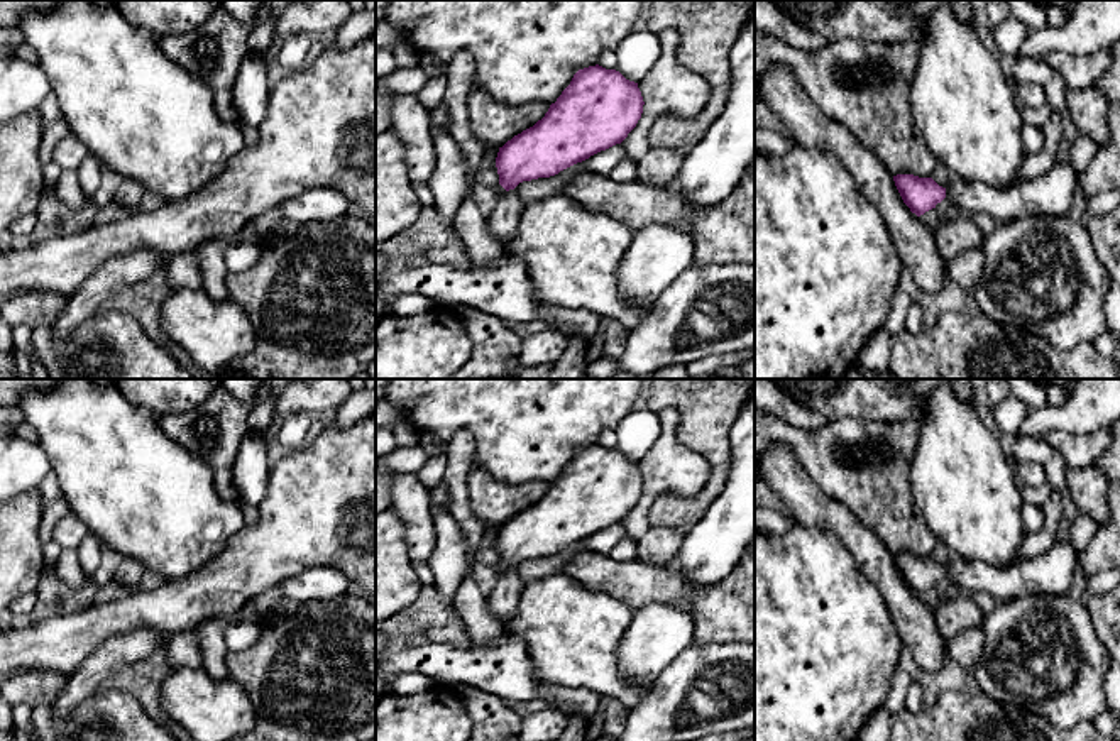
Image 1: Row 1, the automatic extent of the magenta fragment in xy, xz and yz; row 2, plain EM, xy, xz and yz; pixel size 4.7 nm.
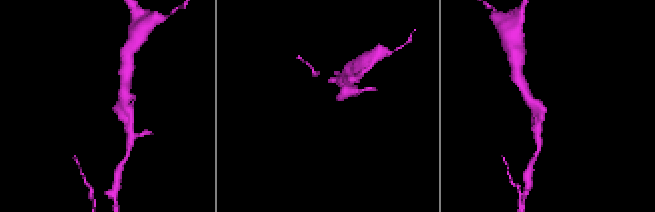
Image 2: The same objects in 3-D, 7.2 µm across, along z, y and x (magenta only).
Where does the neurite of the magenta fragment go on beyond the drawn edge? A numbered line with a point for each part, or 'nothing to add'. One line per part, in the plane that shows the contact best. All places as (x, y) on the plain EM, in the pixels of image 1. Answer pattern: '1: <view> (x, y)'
1: yz (1053, 572)

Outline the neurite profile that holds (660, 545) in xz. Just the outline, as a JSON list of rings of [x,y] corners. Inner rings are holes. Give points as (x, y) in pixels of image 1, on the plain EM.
[[[653,526],[636,540],[636,558],[653,565],[667,565],[677,557],[685,535],[685,531],[673,528]]]

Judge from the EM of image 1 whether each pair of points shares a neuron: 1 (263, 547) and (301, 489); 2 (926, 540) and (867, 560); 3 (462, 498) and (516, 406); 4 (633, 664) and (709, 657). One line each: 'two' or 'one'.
1: one
2: two
3: two
4: two

